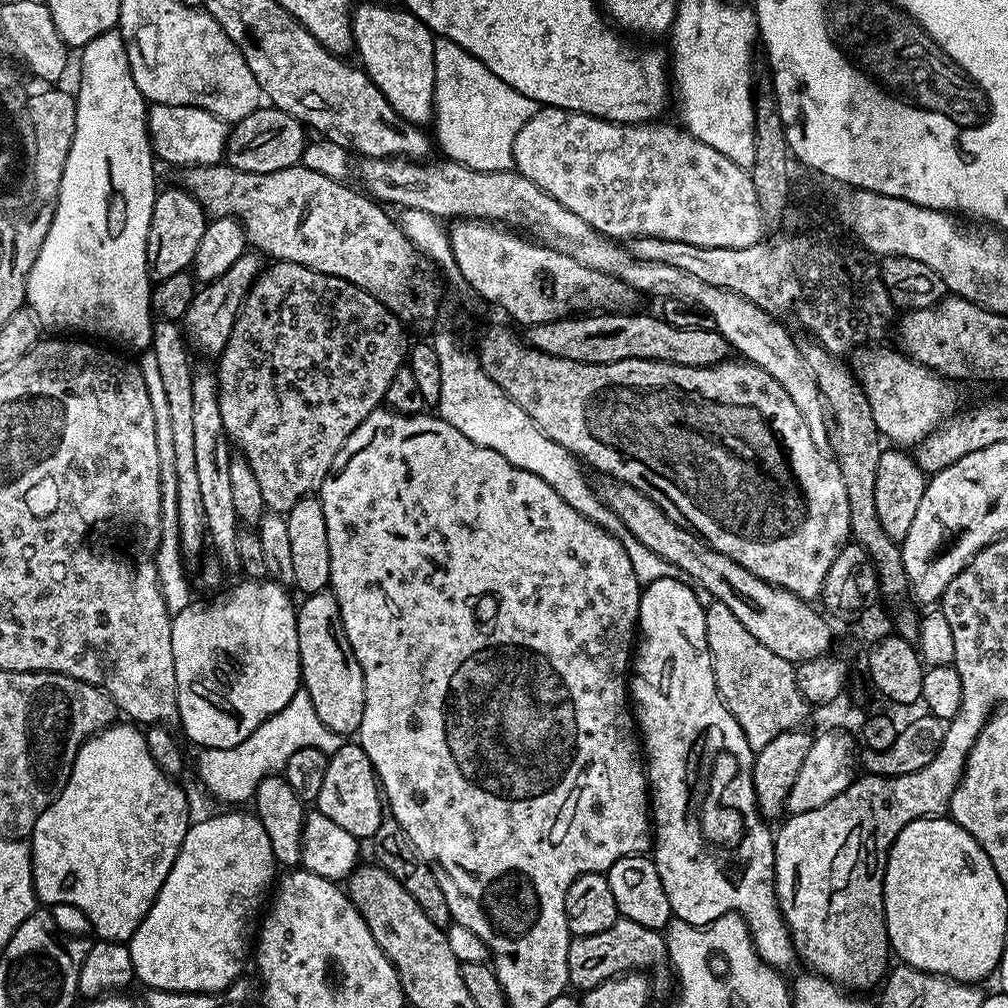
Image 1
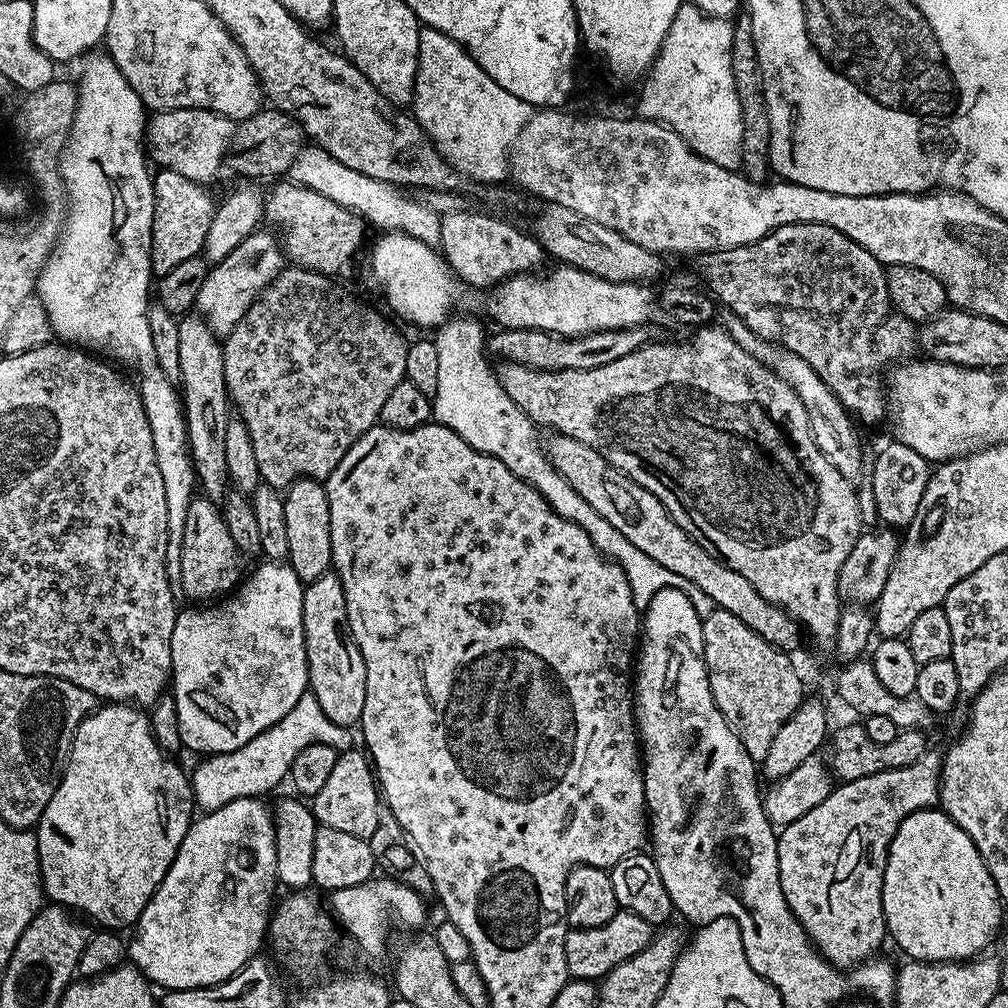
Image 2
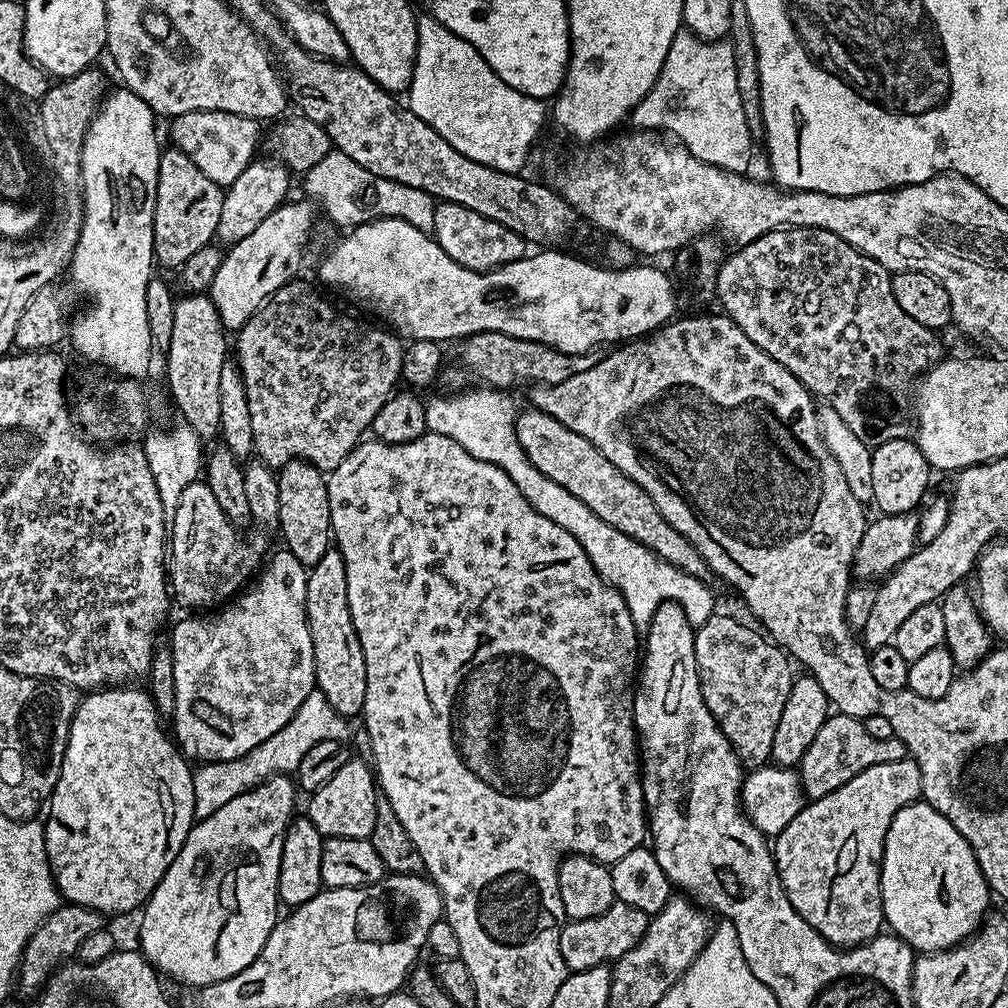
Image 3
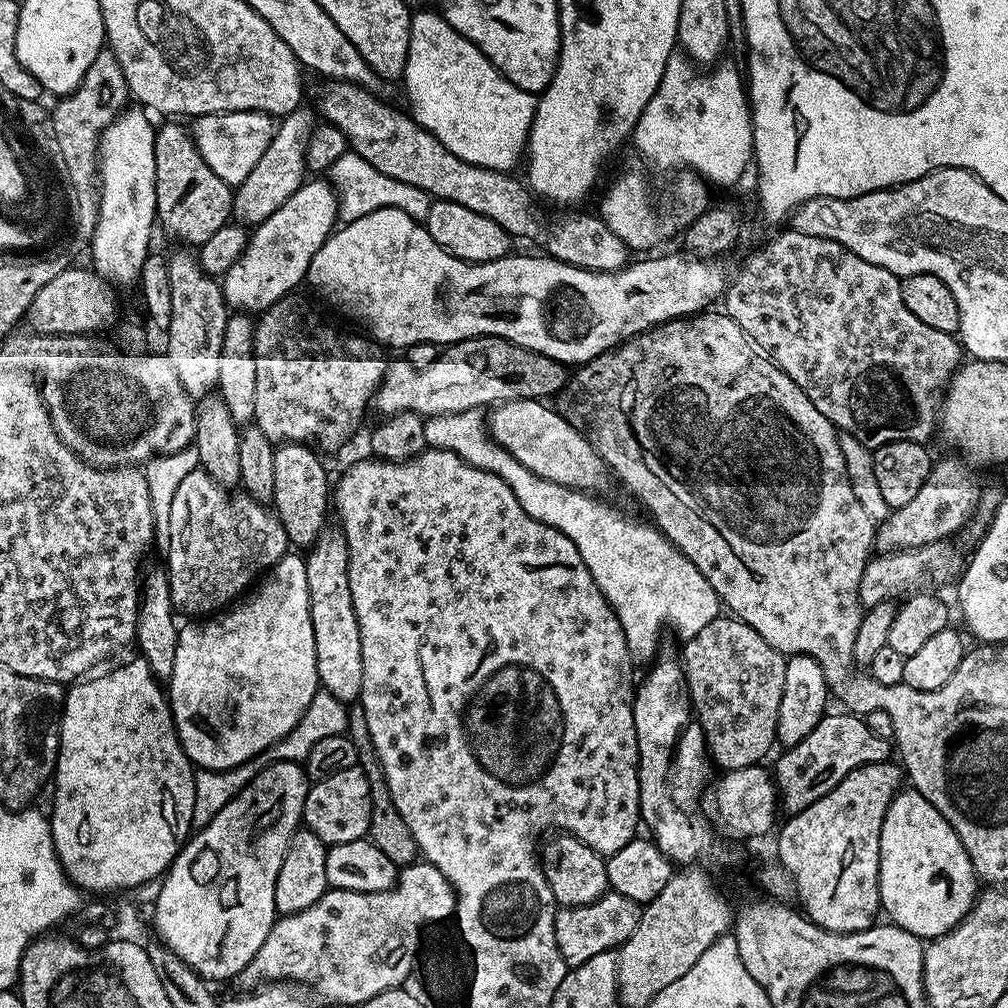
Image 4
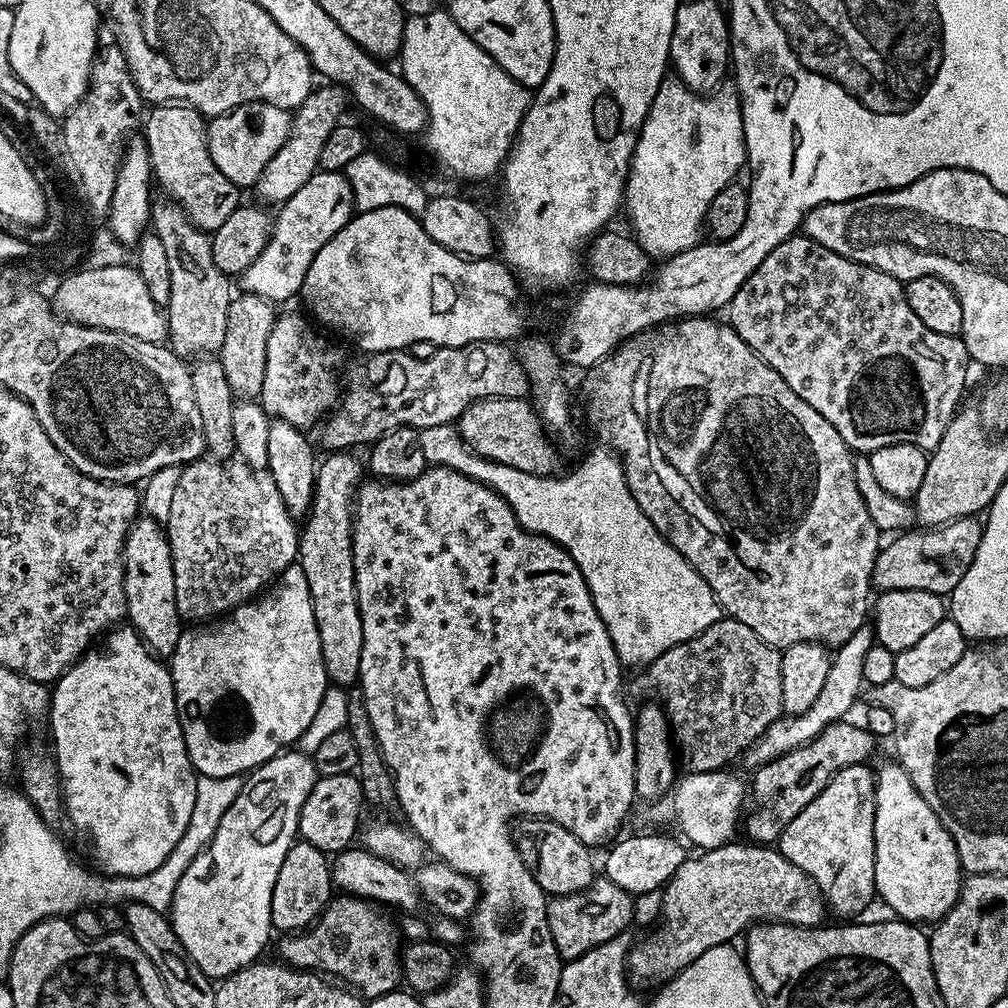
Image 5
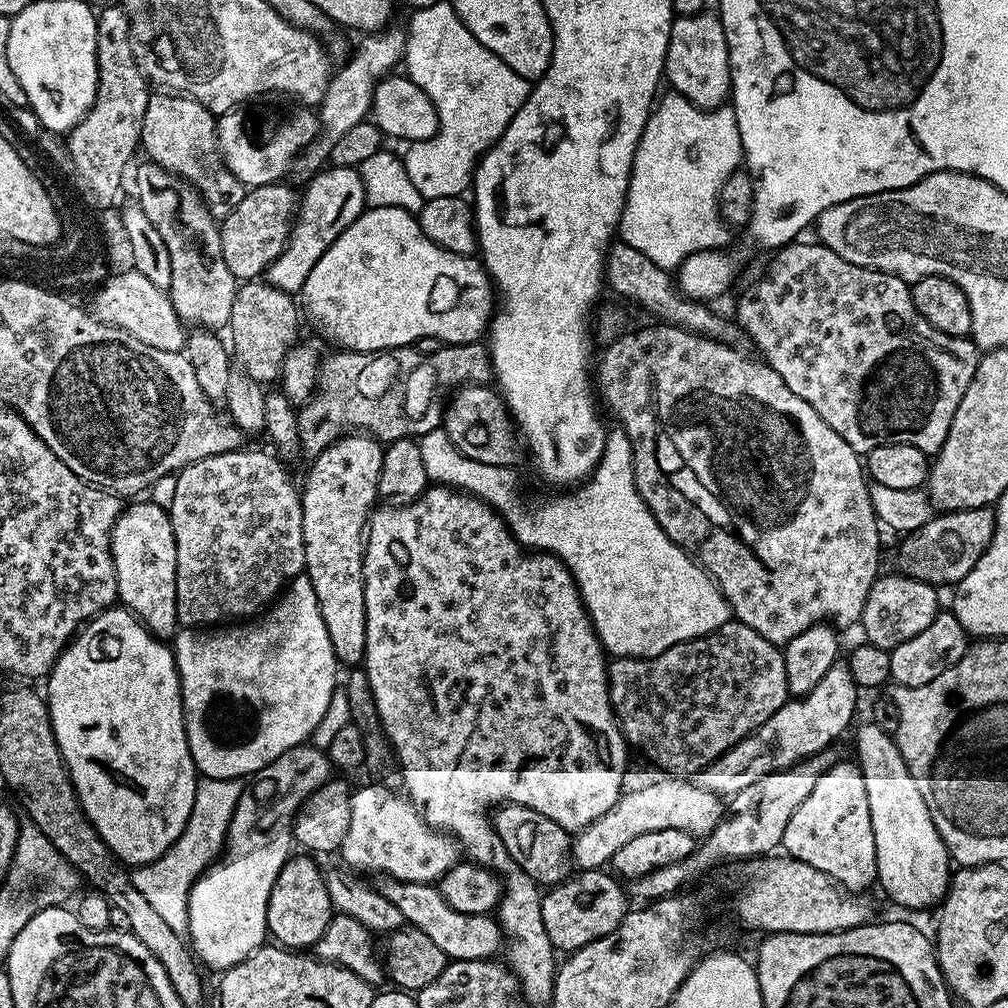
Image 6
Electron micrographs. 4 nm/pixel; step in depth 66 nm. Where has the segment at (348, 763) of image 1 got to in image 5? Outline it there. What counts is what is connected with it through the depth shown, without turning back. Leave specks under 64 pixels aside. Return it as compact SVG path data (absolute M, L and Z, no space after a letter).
M353 773L320 776L310 798L302 806L300 815L299 839L318 846L325 854L339 854L357 839L362 828L360 815L364 812L366 797L359 779Z

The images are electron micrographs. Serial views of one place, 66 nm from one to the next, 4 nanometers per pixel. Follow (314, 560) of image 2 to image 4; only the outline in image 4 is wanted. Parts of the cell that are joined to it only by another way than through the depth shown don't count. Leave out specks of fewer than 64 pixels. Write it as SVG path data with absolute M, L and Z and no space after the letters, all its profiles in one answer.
M282 444L274 452L274 494L271 507L286 530L293 549L307 550L329 523L330 480L321 453L307 444Z

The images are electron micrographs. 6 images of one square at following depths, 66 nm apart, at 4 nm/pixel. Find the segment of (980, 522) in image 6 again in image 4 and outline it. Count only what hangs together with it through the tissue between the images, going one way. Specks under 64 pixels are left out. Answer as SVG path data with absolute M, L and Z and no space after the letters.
M945 538L901 552L884 552L869 559L867 566L862 570L862 582L858 582L858 598L861 605L870 609L884 600L893 601L895 594L908 594L921 586L932 586L928 585L932 583L951 585L963 573L966 563L965 553L960 553L952 543L951 539Z

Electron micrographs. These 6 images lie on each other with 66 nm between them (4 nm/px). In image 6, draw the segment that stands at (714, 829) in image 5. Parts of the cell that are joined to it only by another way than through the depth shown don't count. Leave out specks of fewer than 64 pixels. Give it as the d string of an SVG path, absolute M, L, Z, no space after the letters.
M660 778L653 784L644 784L641 788L625 791L620 801L598 822L586 826L575 833L572 842L572 858L575 867L580 870L600 870L618 854L621 846L639 838L641 834L651 834L654 830L686 830L697 838L709 836L718 826L724 815L725 805L721 797L702 790L688 778Z

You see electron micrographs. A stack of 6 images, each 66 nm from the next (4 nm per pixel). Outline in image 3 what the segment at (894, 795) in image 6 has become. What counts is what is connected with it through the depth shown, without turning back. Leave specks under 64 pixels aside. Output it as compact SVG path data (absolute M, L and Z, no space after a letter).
M927 802L907 804L894 814L880 863L880 893L887 927L916 954L956 947L973 936L990 912L990 889L974 850Z

